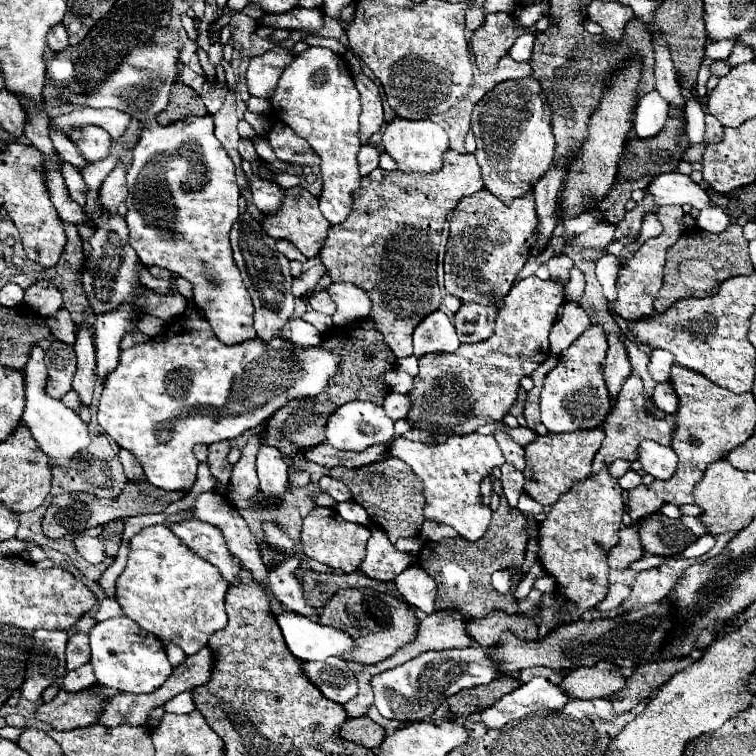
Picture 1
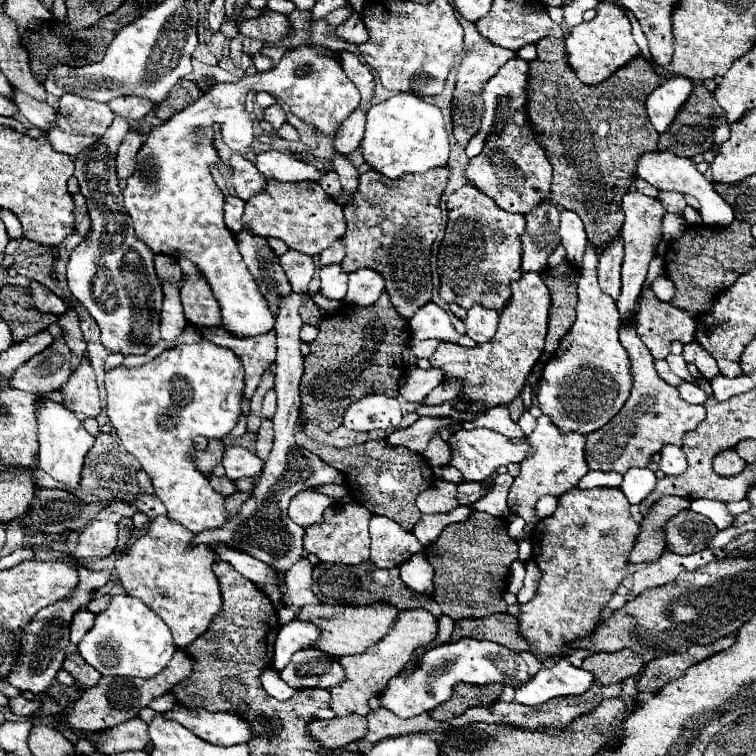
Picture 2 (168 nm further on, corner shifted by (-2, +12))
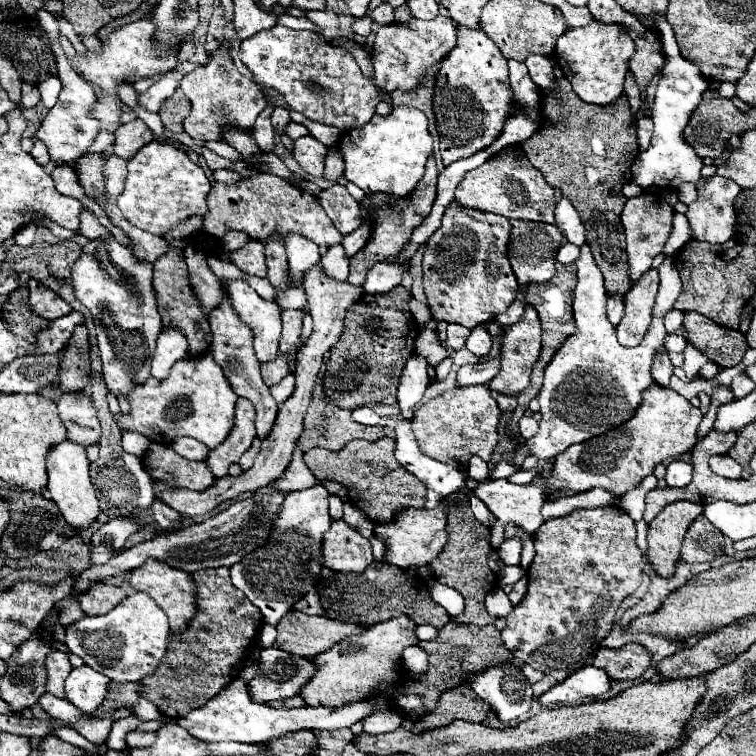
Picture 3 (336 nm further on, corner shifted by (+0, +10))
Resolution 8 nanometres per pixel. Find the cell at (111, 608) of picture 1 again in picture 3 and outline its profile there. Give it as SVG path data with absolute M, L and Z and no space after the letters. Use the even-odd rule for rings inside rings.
M93 582L83 594L79 594L81 608L87 616L103 616L113 610L125 598L125 590L107 582Z

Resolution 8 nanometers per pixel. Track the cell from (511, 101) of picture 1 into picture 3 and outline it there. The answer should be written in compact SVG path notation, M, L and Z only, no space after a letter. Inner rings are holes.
M519 144L503 148L483 166L467 172L455 190L455 202L459 202L463 208L485 210L505 218L555 224L555 192L545 182L543 174L525 158L525 152Z

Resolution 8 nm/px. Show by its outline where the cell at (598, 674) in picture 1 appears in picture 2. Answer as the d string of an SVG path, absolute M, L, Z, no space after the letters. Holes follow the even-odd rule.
M625 648L611 654L593 654L583 660L583 670L589 670L599 684L623 682L629 676L637 676L643 668L643 660L633 650Z

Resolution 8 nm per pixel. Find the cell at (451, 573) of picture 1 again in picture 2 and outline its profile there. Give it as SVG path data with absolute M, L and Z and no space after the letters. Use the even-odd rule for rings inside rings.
M475 512L465 522L449 524L439 534L437 542L425 546L423 554L429 560L429 564L435 568L435 602L443 610L443 614L451 616L453 620L463 618L483 618L495 612L507 612L507 602L503 600L503 594L507 592L507 574L513 560L517 560L517 542L507 532L507 520L499 516L491 516L487 512Z

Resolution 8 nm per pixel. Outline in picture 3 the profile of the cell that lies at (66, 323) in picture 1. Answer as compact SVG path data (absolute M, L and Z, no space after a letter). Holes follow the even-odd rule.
M77 326L63 350L63 362L59 370L59 388L63 392L83 392L91 382L91 360L89 360L89 338L87 328Z

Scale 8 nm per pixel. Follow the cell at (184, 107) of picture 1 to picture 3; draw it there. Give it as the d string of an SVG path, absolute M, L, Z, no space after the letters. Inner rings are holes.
M181 88L175 90L173 98L167 98L159 110L159 116L165 124L165 128L169 132L183 132L183 120L189 116L189 110L191 110L191 104L187 102L185 94L181 92Z

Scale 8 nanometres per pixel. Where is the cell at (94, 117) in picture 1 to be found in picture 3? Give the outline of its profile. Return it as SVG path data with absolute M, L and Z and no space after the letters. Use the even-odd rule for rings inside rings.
M181 68L165 74L161 80L157 80L153 86L149 86L149 90L147 90L145 94L139 96L139 102L141 102L147 110L157 112L157 110L161 108L163 100L167 100L167 98L175 92L175 88L179 86L179 82L181 82L181 78L183 78L185 74L187 74L187 72L181 70Z

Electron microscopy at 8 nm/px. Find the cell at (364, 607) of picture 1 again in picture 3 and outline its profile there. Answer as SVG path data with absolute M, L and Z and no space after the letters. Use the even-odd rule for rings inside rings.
M297 610L287 612L275 628L277 648L303 658L313 658L341 638L363 632L363 626L343 624L325 616L307 616Z

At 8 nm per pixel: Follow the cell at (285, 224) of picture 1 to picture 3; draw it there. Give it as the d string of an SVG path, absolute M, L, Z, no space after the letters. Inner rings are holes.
M257 174L253 178L241 180L235 186L225 186L223 182L213 182L211 192L207 194L207 214L203 216L203 228L207 234L215 238L223 238L229 230L239 230L249 234L253 240L265 240L275 230L287 236L289 232L297 232L317 246L333 246L341 242L341 234L333 226L331 218L325 214L315 196L299 190L297 186L273 176L273 174Z

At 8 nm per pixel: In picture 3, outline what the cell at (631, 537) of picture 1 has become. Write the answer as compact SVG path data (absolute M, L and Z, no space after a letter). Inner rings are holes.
M687 500L671 502L649 524L649 562L659 576L669 578L669 574L673 574L673 566L679 562L685 532L701 512L701 504Z

